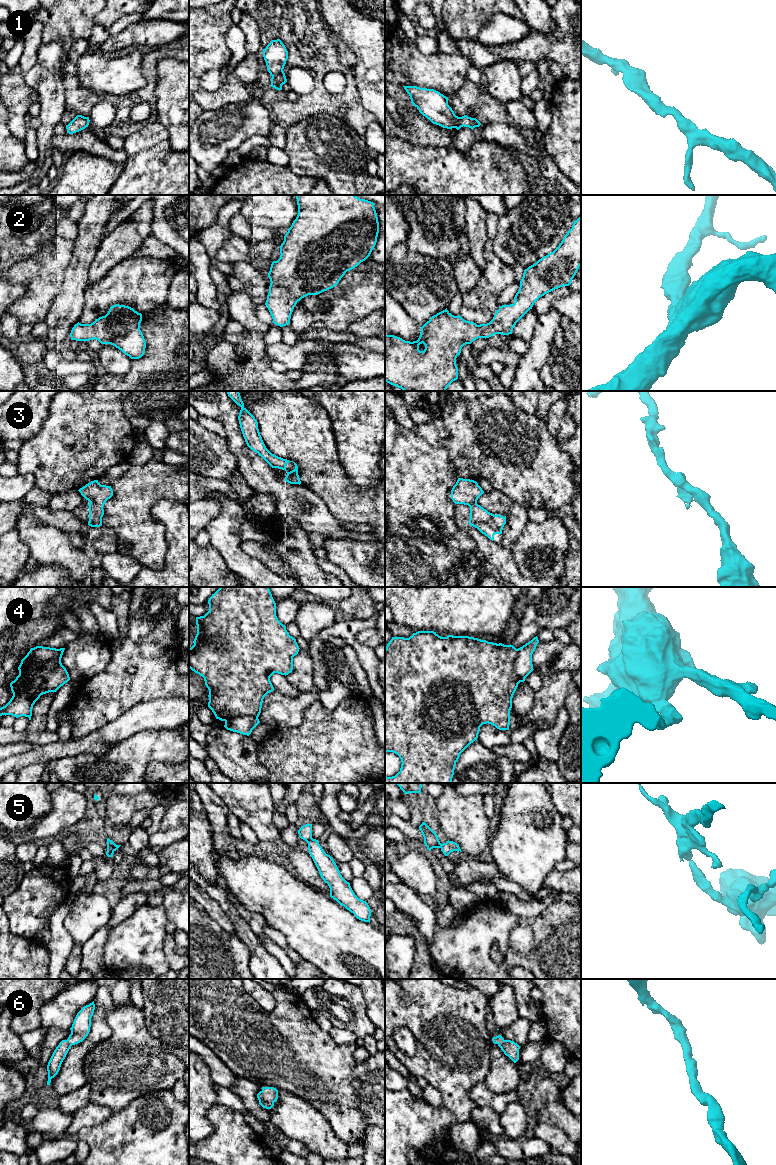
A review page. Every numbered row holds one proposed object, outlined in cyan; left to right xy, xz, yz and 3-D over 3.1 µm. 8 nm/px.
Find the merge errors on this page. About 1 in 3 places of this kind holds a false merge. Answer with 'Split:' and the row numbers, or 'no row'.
Split: 3, 4, 5

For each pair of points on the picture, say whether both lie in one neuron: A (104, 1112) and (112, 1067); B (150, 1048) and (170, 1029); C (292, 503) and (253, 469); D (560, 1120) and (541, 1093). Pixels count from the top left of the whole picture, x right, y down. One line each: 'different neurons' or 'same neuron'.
A: different neurons
B: different neurons
C: same neuron
D: same neuron

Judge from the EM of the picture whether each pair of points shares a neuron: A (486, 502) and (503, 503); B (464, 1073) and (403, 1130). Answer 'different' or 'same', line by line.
A: same
B: different

